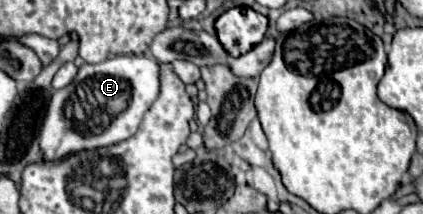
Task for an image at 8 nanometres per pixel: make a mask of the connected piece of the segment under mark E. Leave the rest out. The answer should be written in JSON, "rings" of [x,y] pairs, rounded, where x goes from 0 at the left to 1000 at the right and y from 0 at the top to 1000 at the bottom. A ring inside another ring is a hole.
{"rings":[[[267,262],[234,299],[196,299],[177,374],[125,430],[92,617],[106,757],[154,757],[201,710],[281,673],[319,626],[343,523],[376,439],[376,299],[357,262]]]}

